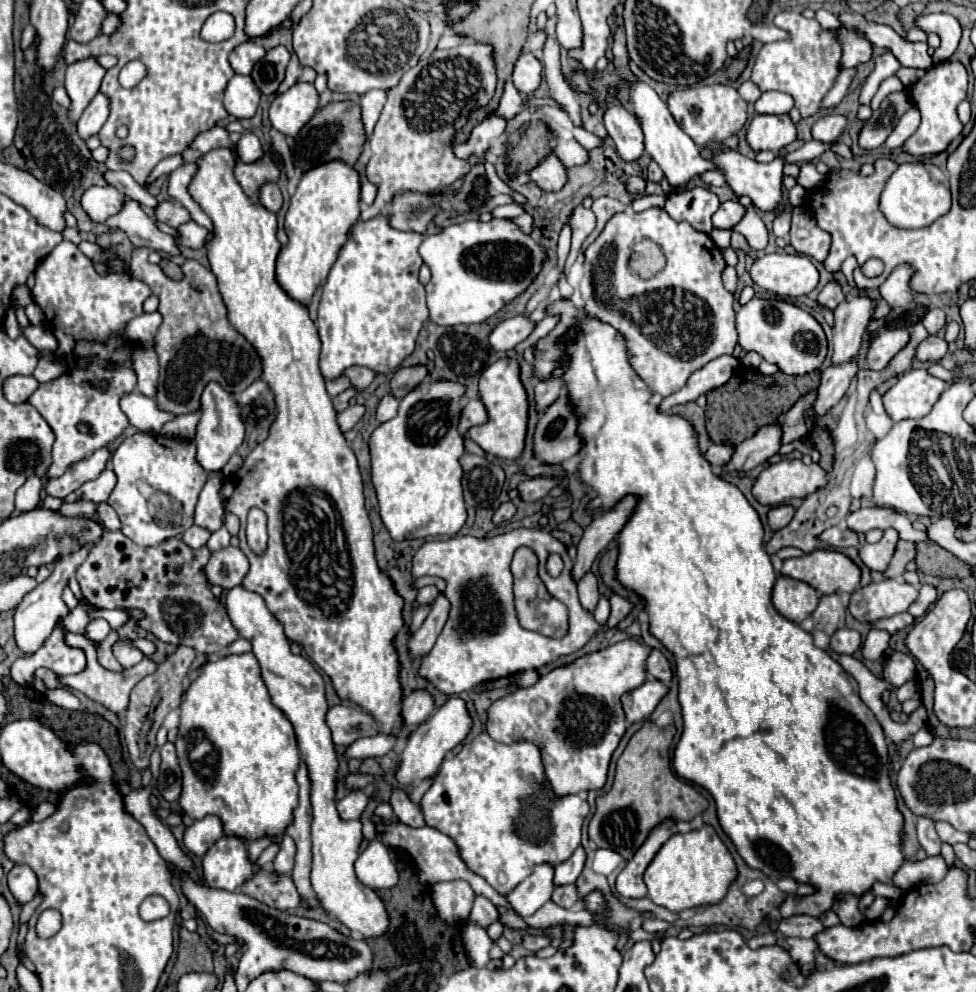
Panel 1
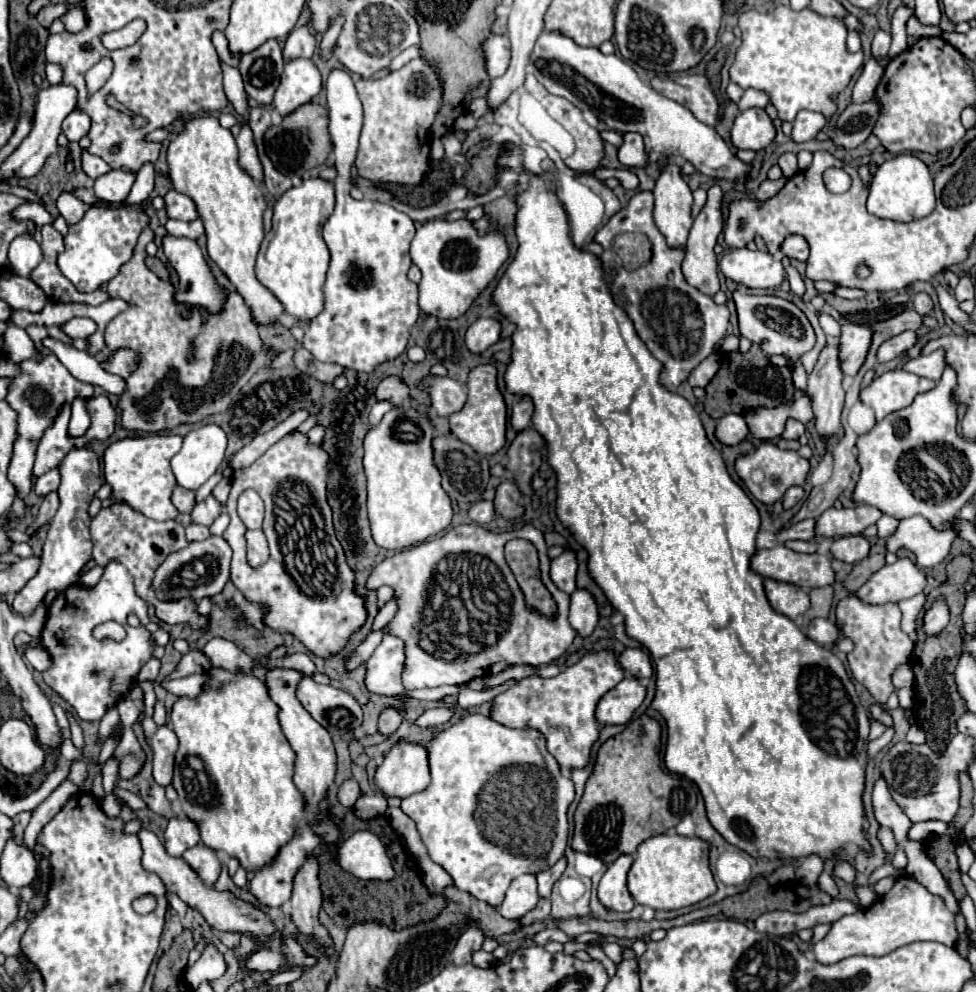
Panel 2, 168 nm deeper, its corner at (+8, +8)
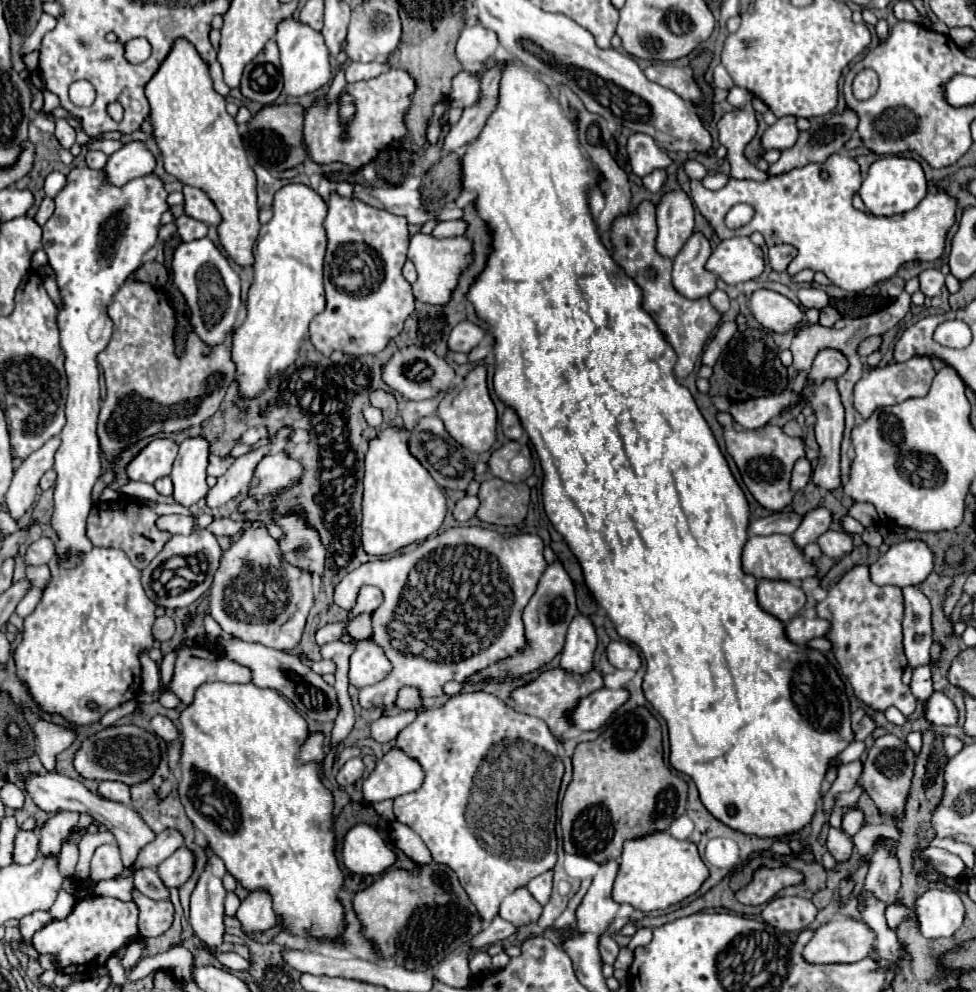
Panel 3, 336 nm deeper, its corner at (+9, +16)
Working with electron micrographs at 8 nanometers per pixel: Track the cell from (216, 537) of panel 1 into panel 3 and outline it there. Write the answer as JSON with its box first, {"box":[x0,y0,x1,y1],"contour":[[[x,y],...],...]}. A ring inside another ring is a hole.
{"box":[156,516,196,534],"contour":[[[158,516],[156,520],[158,530],[166,530],[170,534],[190,534],[196,528],[194,518],[188,516]]]}

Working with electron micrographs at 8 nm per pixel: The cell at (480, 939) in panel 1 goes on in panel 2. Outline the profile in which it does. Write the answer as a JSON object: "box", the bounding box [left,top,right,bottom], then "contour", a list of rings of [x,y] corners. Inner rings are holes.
{"box":[471,950,497,968],"contour":[[[477,950],[477,952],[473,952],[473,960],[471,960],[475,966],[481,966],[481,968],[489,968],[489,966],[493,966],[497,960],[493,958],[493,954],[489,954],[489,952],[485,952],[485,950]]]}

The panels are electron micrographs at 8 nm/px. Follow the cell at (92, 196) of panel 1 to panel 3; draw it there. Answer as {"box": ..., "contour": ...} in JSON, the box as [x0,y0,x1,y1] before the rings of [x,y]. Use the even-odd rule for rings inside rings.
{"box":[104,140,156,186],"contour":[[[132,140],[108,158],[104,172],[106,172],[110,184],[124,186],[126,182],[130,182],[134,178],[150,174],[154,170],[154,166],[156,166],[154,154],[148,150],[146,142]]]}

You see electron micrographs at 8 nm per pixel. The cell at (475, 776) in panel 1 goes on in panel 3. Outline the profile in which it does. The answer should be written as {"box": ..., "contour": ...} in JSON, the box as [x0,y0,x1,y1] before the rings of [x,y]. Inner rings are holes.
{"box":[394,688,564,922],"contour":[[[400,688],[394,704],[400,710],[408,710],[408,708],[418,710],[416,720],[412,724],[408,724],[404,730],[398,732],[394,746],[398,750],[406,752],[412,760],[416,760],[424,770],[424,784],[416,792],[398,796],[394,800],[394,816],[396,816],[398,822],[406,824],[408,828],[412,828],[422,838],[422,842],[428,846],[434,862],[446,864],[456,872],[462,888],[466,890],[466,894],[470,898],[470,902],[476,906],[480,920],[490,922],[490,920],[494,920],[494,916],[498,916],[498,908],[500,908],[502,900],[506,896],[510,896],[510,892],[526,886],[534,876],[540,876],[542,872],[552,870],[554,864],[556,864],[556,834],[554,834],[556,800],[558,800],[558,788],[560,788],[560,782],[562,782],[562,776],[564,776],[564,764],[558,756],[558,740],[552,736],[552,732],[550,732],[550,728],[546,726],[544,720],[528,716],[528,714],[514,712],[512,706],[504,704],[502,700],[498,700],[494,694],[488,694],[488,692],[462,692],[462,694],[452,696],[440,708],[424,708],[422,706],[422,692],[418,692],[418,688]]]}

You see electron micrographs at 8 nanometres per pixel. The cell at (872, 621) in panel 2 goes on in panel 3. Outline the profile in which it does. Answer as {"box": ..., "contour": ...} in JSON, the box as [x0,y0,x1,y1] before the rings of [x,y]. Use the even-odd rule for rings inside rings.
{"box":[818,566,916,716],"contour":[[[854,566],[828,590],[828,596],[818,604],[818,616],[830,622],[830,630],[824,638],[828,636],[840,670],[852,684],[856,698],[872,710],[884,712],[896,706],[904,716],[910,716],[916,708],[916,698],[910,686],[902,684],[902,672],[906,668],[902,648],[902,590],[894,586],[876,586],[870,580],[868,566]]]}

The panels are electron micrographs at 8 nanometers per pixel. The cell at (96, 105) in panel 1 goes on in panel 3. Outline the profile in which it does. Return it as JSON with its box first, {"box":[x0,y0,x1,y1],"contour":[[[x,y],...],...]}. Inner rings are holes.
{"box":[54,120,76,150],"contour":[[[58,120],[58,122],[56,122],[56,132],[54,132],[54,136],[58,138],[60,146],[62,146],[62,148],[66,148],[66,150],[70,150],[70,148],[72,148],[72,144],[76,142],[74,128],[72,128],[66,120]]]}

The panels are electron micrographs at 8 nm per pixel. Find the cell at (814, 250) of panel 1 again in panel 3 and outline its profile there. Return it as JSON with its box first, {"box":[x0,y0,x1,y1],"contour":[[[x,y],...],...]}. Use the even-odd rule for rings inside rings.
{"box":[768,244,796,272],"contour":[[[778,244],[768,248],[768,264],[774,272],[784,272],[794,256],[796,256],[796,250],[788,244]]]}

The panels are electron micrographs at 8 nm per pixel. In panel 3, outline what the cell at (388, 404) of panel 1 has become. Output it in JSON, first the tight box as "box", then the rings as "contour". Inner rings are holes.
{"box":[364,406,382,428],"contour":[[[368,406],[368,408],[364,408],[364,420],[368,422],[368,426],[372,426],[372,428],[378,428],[380,424],[382,424],[382,412],[378,410],[378,408],[374,408],[374,406]]]}

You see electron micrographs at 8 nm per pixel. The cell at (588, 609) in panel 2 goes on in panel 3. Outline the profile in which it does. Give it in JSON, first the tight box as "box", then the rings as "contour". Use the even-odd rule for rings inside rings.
{"box":[560,614,596,674],"contour":[[[578,614],[572,620],[566,634],[560,668],[574,674],[586,674],[594,670],[594,650],[596,650],[594,626],[586,616]]]}

